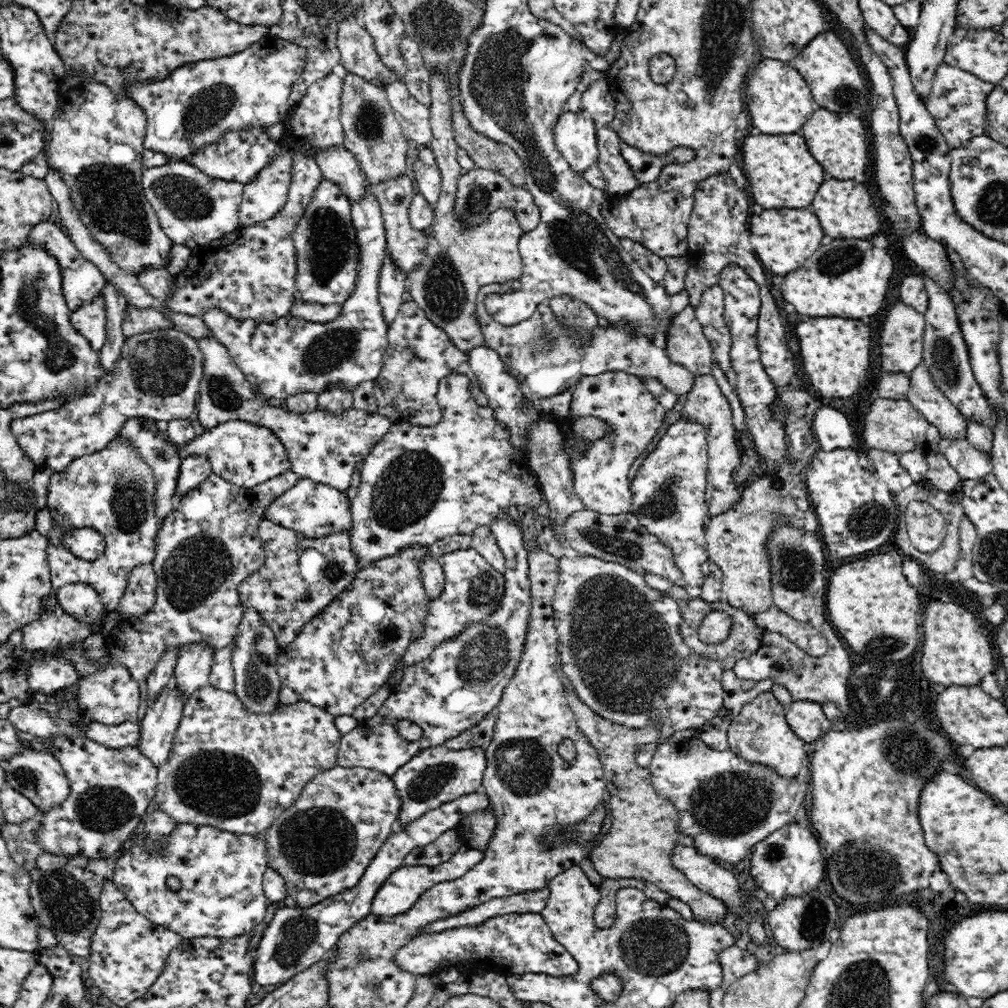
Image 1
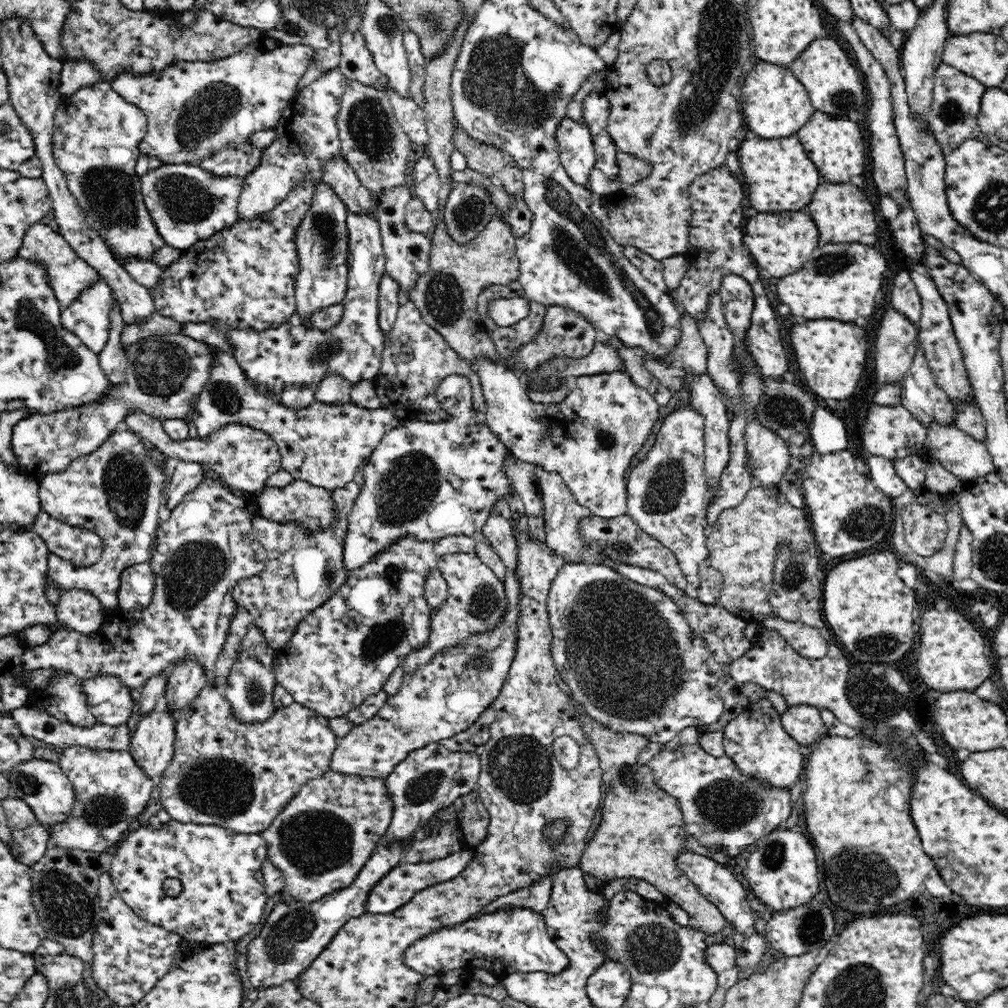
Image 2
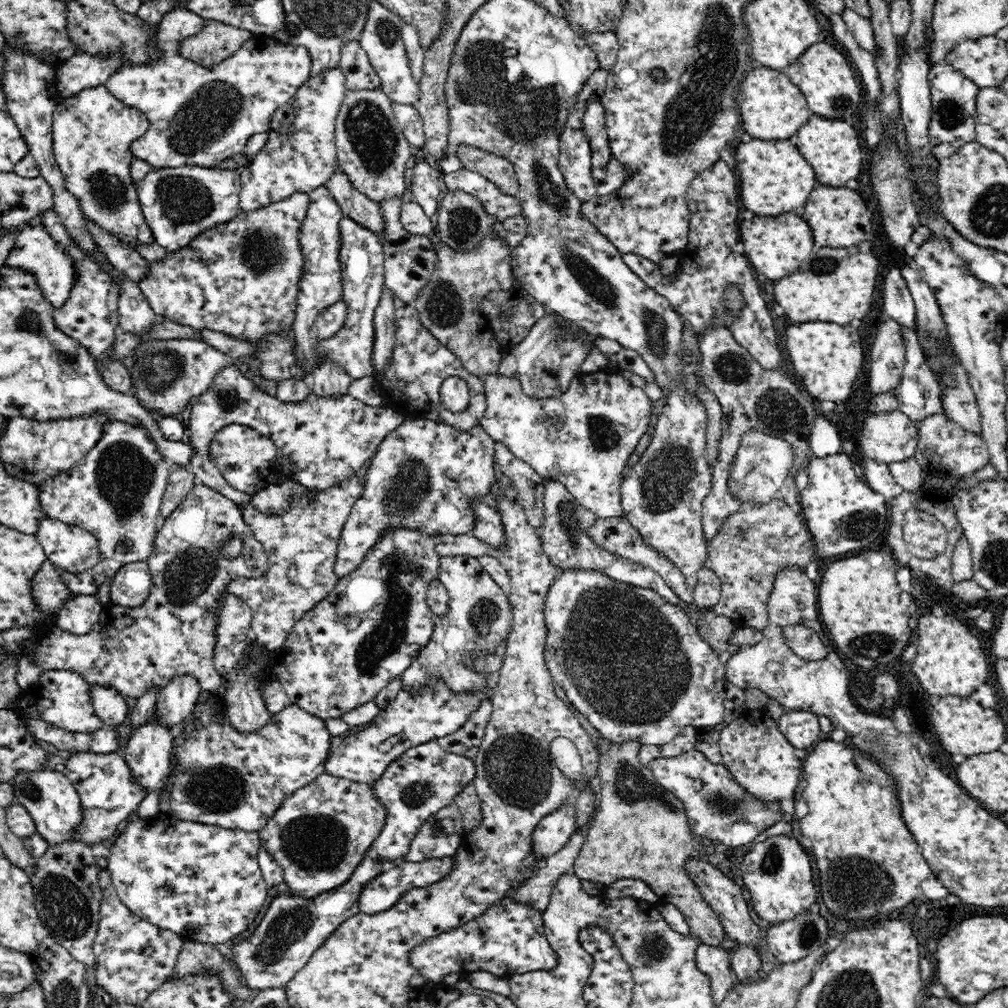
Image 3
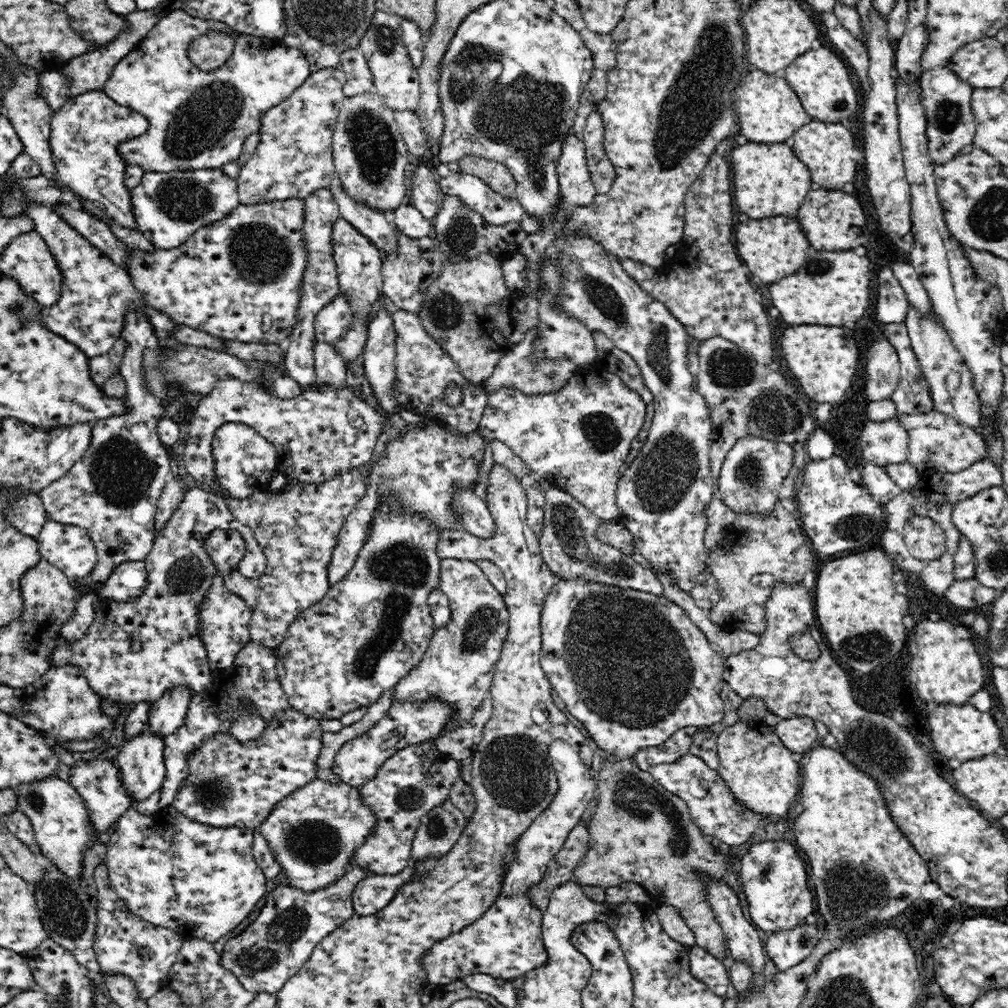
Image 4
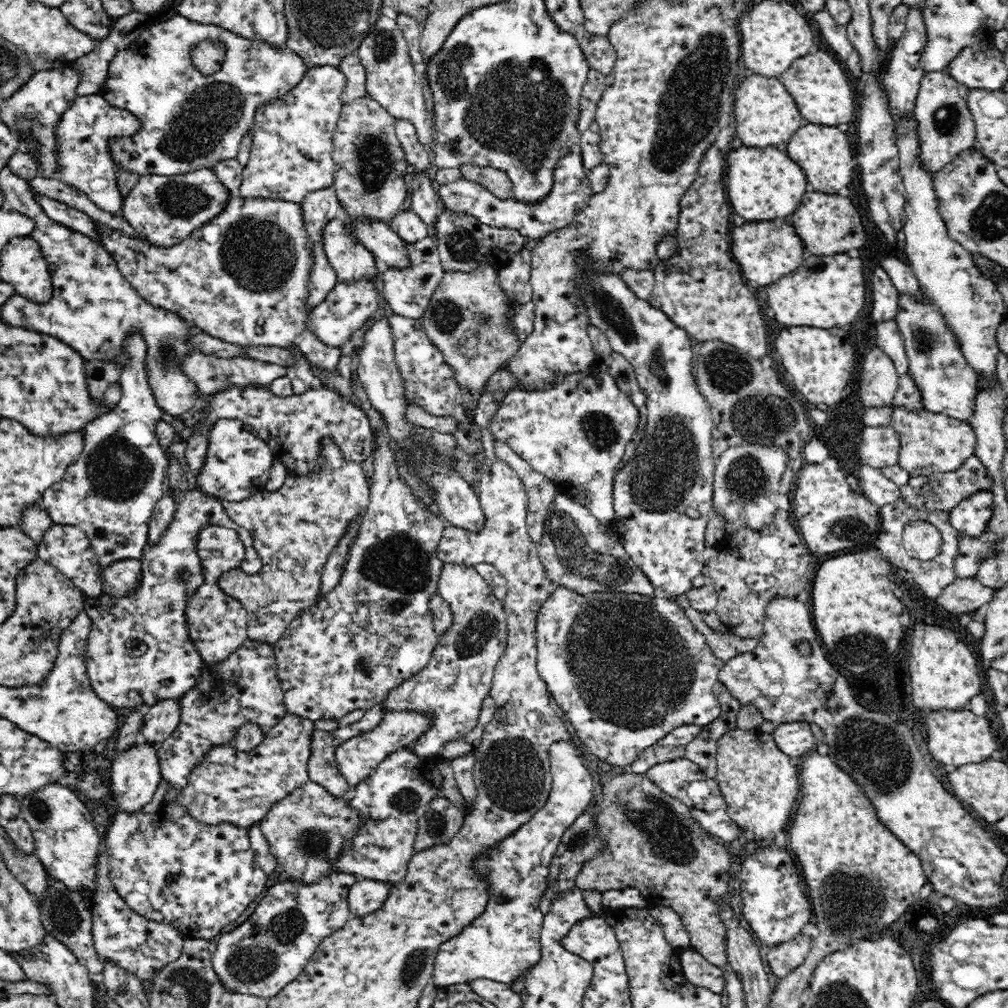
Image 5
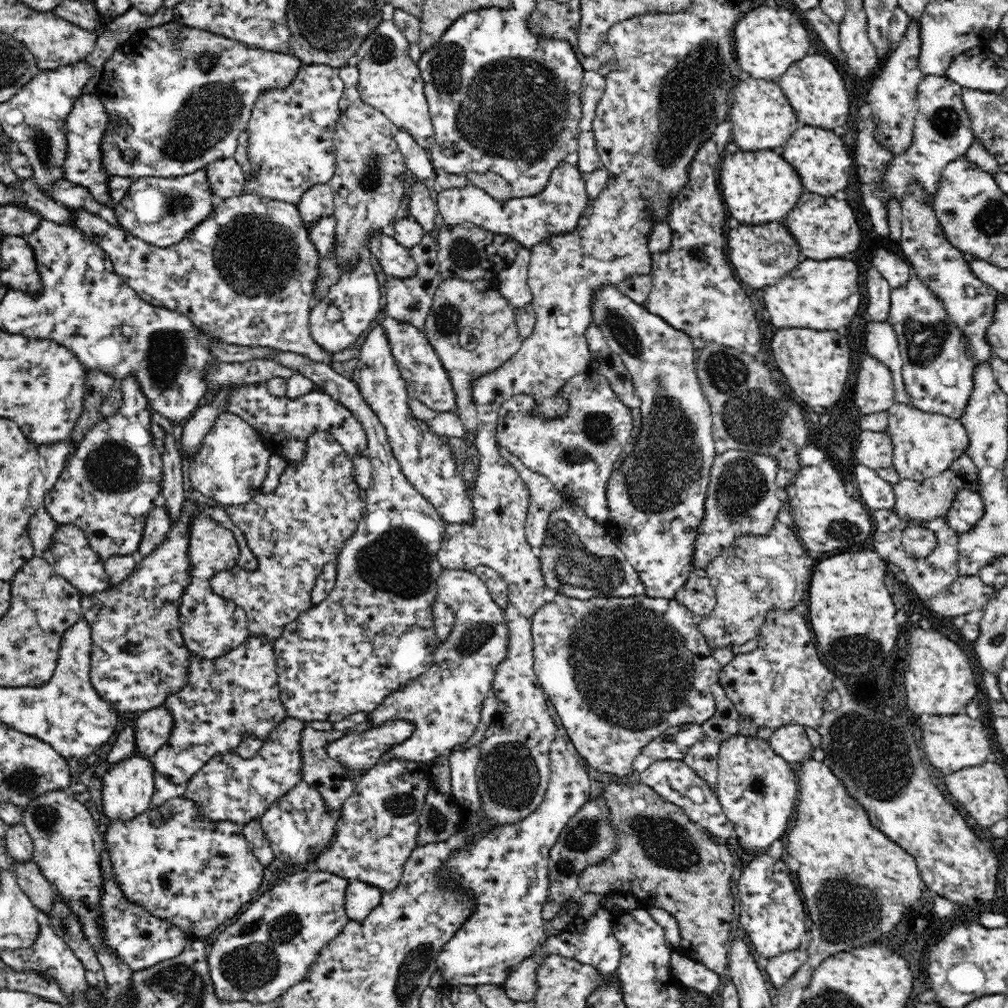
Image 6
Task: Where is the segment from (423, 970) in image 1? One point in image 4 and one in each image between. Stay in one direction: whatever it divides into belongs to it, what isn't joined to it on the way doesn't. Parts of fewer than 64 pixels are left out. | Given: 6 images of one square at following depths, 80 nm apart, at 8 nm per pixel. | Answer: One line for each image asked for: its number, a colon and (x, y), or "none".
2: (516, 939)
3: (509, 939)
4: (506, 942)

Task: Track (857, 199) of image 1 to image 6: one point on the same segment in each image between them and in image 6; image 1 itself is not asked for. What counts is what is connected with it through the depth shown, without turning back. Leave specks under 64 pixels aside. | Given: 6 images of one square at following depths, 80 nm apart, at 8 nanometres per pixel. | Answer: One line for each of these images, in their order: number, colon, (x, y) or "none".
2: (842, 213)
3: (838, 217)
4: (833, 220)
5: (827, 224)
6: (824, 227)

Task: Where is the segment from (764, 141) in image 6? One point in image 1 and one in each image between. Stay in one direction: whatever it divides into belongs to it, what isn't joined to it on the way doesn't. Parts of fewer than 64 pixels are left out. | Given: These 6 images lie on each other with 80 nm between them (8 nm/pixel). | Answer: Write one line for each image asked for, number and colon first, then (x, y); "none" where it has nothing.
1: (778, 99)
2: (775, 103)
3: (772, 107)
4: (769, 110)
5: (765, 113)

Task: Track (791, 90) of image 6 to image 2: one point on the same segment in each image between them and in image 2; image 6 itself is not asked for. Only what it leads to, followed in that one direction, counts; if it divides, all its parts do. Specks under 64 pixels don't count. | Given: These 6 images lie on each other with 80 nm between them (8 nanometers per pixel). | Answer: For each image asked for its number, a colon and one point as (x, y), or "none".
2: (834, 85)
3: (828, 82)
4: (821, 80)
5: (817, 82)

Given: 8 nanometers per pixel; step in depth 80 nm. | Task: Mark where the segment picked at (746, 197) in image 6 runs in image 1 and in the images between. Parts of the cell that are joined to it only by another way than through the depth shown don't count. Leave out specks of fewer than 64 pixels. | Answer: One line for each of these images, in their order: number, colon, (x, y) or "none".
1: (781, 172)
2: (778, 175)
3: (774, 177)
4: (768, 180)
5: (761, 182)

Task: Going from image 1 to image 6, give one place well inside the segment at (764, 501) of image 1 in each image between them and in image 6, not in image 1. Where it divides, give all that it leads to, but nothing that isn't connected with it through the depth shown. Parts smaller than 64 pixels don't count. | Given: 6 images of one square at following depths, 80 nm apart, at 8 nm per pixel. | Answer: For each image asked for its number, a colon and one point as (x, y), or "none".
2: (742, 544)
3: (754, 542)
4: (774, 543)
5: (778, 550)
6: (777, 558)

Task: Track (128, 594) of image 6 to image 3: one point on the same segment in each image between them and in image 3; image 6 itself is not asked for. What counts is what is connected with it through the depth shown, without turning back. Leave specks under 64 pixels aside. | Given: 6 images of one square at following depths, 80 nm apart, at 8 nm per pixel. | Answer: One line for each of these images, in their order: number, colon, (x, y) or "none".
3: (176, 631)
4: (134, 652)
5: (139, 652)

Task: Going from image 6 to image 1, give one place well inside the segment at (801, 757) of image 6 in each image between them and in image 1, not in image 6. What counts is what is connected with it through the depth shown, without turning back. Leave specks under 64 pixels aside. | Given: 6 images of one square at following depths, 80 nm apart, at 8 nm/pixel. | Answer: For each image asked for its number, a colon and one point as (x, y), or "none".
1: (806, 717)
2: (803, 723)
3: (800, 727)
4: (797, 733)
5: (795, 738)

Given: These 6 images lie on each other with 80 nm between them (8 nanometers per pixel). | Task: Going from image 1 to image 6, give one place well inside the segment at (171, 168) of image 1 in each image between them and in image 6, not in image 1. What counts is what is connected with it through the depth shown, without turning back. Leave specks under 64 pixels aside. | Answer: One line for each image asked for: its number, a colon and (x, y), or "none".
2: (188, 204)
3: (180, 203)
4: (169, 207)
5: (164, 210)
6: (161, 211)

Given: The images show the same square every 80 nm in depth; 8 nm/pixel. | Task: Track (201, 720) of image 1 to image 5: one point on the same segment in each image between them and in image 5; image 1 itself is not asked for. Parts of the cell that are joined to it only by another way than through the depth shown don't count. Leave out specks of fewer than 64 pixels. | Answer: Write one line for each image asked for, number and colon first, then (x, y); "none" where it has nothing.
2: (239, 775)
3: (237, 780)
4: (230, 783)
5: (229, 785)

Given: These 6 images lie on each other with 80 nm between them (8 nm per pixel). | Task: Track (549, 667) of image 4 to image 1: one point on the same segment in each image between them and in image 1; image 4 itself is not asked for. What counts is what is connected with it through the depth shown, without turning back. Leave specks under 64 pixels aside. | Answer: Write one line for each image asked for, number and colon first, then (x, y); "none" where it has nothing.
1: (620, 646)
2: (625, 650)
3: (631, 662)

